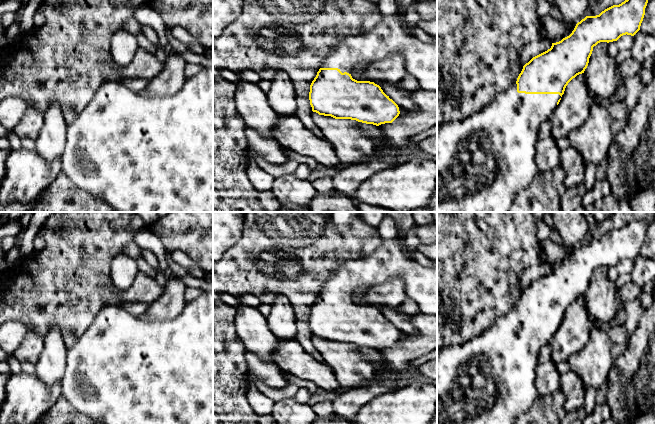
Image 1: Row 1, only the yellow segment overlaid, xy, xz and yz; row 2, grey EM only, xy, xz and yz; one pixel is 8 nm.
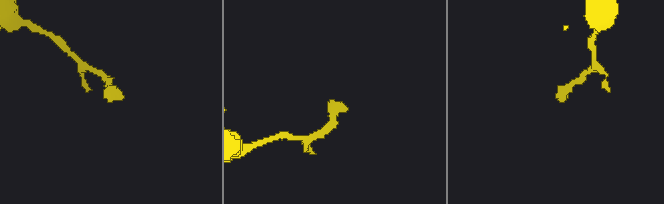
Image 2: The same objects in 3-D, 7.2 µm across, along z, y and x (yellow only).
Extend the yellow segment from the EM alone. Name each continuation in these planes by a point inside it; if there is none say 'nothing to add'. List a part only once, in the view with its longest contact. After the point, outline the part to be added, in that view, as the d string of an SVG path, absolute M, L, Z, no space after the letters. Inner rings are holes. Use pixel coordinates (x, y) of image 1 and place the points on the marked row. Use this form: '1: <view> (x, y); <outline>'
nothing to add

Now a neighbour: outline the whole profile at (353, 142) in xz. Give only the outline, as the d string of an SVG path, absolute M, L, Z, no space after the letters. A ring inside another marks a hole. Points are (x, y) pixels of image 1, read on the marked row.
M312 111L315 124L321 129L332 146L341 165L353 165L376 159L378 152L386 146L380 128L373 124L366 124L351 119L335 119L331 116L319 115Z

